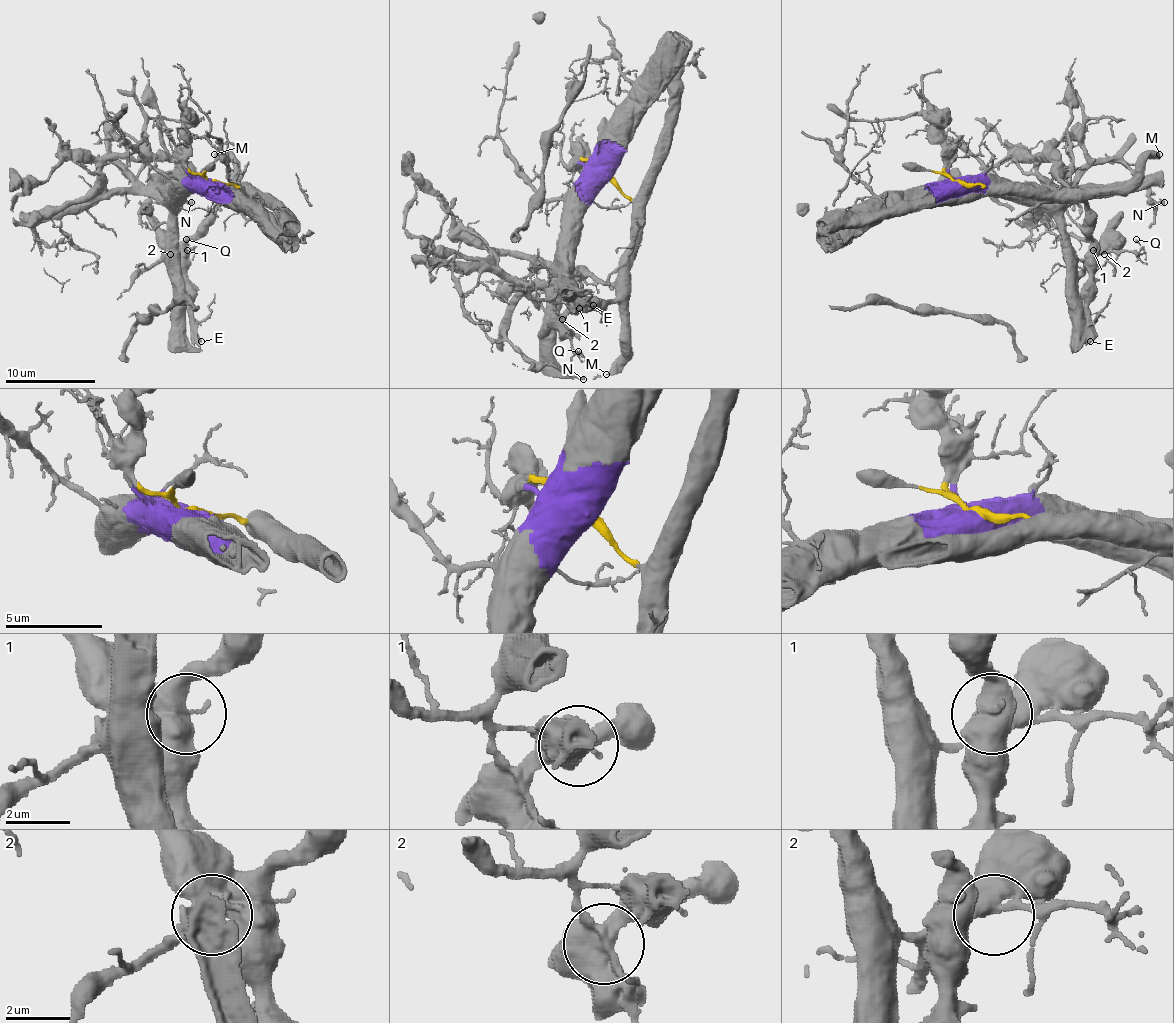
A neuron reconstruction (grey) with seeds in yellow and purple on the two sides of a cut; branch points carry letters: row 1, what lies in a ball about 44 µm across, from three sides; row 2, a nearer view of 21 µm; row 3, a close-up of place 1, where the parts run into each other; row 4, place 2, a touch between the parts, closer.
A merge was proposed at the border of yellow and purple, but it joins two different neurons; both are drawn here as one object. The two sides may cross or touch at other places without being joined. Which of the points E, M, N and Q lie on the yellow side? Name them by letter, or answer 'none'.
E, M

